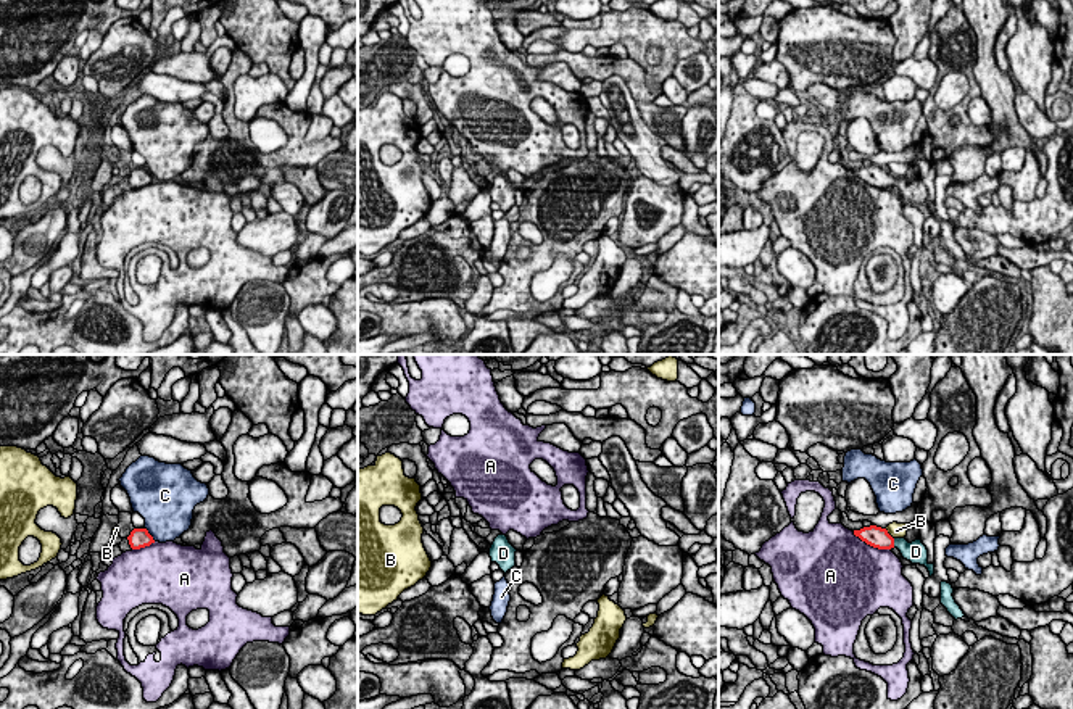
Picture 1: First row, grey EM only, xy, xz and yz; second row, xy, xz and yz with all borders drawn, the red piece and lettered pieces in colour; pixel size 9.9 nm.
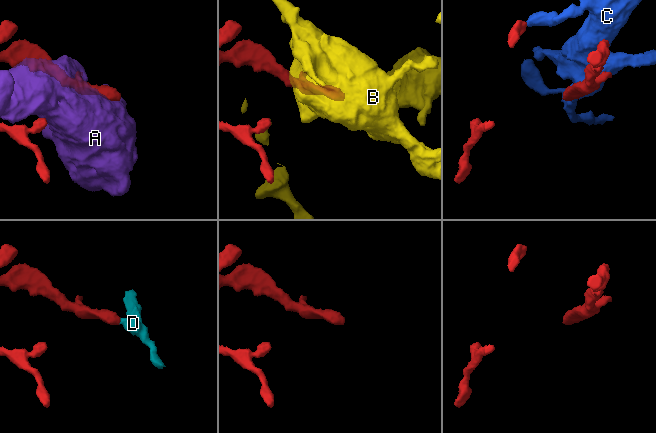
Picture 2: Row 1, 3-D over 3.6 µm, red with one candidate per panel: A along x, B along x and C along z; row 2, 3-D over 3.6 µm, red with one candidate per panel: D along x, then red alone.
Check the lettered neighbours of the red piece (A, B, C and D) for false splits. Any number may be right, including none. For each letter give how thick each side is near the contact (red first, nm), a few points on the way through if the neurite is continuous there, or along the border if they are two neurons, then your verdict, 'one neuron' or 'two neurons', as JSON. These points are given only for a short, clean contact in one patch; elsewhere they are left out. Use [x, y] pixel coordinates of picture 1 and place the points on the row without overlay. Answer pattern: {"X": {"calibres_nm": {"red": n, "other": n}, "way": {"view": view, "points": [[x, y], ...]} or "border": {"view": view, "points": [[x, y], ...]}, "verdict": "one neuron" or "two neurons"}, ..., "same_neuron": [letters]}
{"A": {"calibres_nm": {"red": 220, "other": 480}, "verdict": "two neurons"}, "B": {"calibres_nm": {"red": 220, "other": 160}, "verdict": "two neurons"}, "C": {"calibres_nm": {"red": 190, "other": 460}, "verdict": "two neurons"}, "D": {"calibres_nm": {"red": 220, "other": 220}, "way": {"view": "yz", "points": [[877, 176], [893, 182], [915, 190]]}, "verdict": "one neuron"}, "same_neuron": ["D"]}

